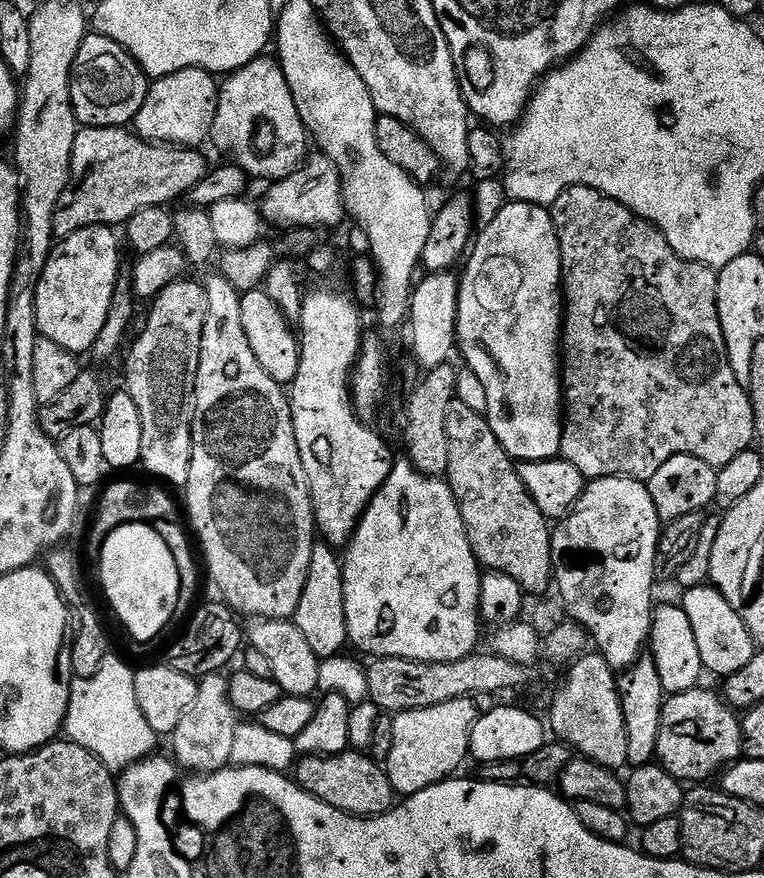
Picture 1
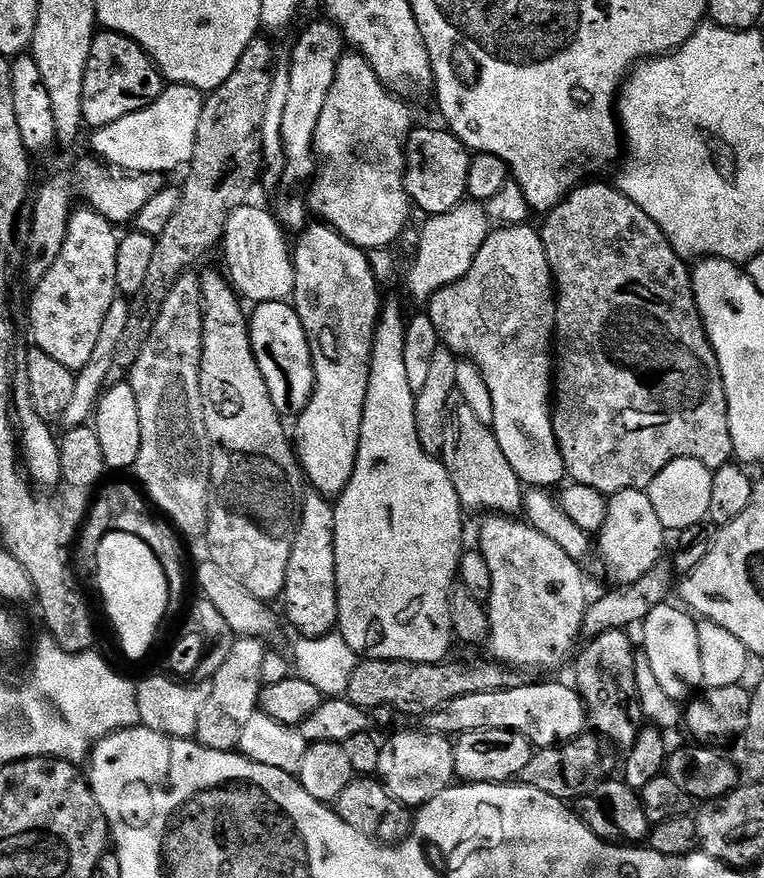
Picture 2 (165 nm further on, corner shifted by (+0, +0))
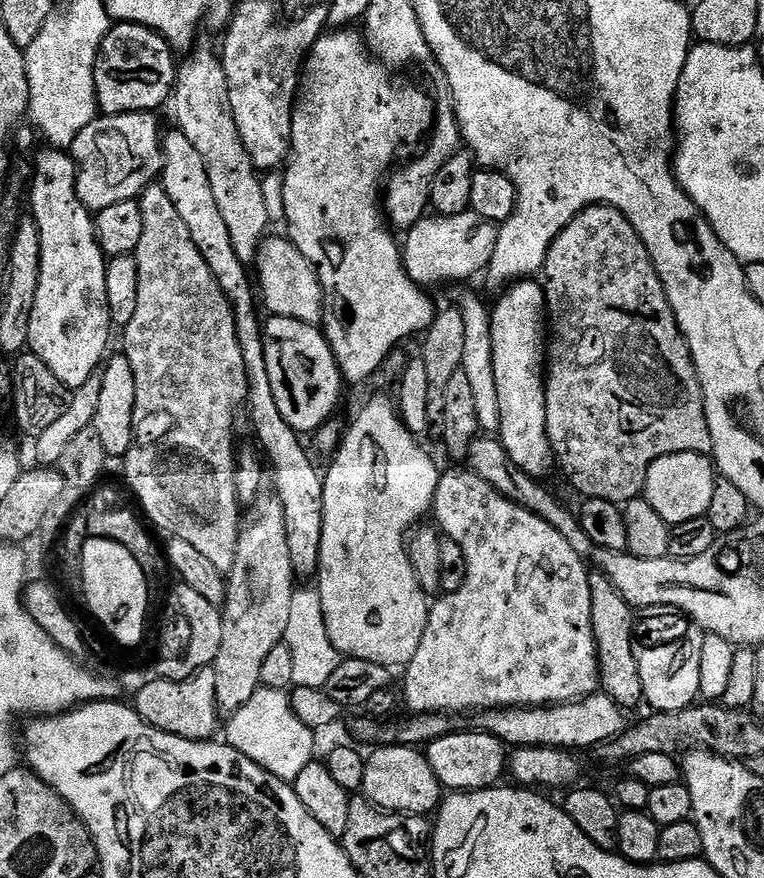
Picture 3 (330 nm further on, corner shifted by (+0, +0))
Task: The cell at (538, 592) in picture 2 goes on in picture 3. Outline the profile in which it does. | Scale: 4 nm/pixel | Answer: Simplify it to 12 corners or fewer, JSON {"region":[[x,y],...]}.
{"region":[[470,470],[431,515],[466,554],[406,665],[412,714],[600,688],[590,568]]}

